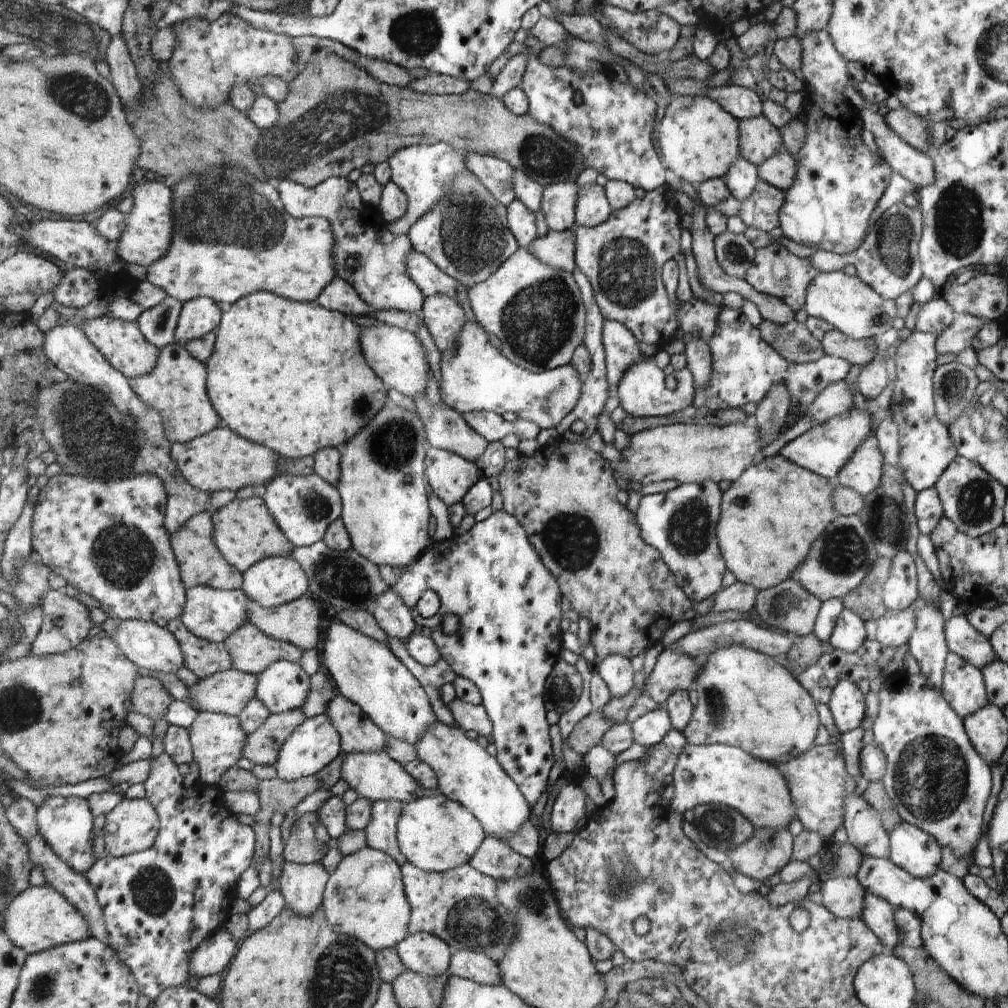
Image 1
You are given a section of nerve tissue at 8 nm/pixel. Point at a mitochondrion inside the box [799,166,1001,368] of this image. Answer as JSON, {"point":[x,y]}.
{"point":[957,224]}

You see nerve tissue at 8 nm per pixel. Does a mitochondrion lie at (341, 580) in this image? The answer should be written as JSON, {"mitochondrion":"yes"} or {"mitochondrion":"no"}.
{"mitochondrion":"yes"}

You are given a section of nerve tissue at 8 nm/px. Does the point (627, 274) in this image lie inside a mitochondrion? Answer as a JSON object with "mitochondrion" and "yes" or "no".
{"mitochondrion":"yes"}

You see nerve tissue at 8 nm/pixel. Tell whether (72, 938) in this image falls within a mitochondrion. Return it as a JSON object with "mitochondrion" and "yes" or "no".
{"mitochondrion":"no"}

